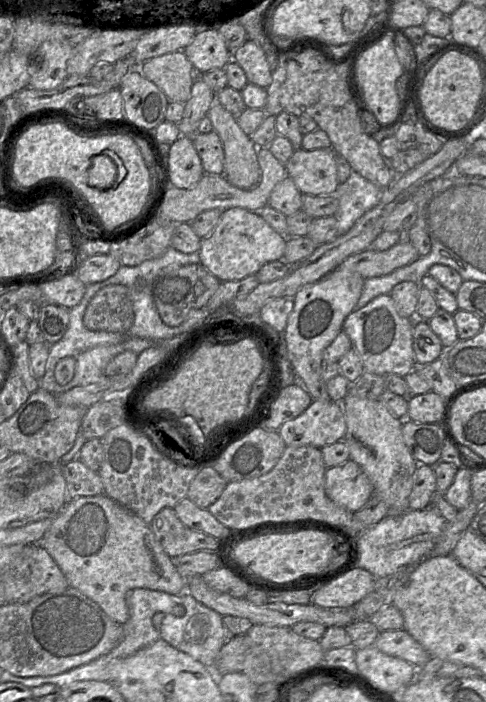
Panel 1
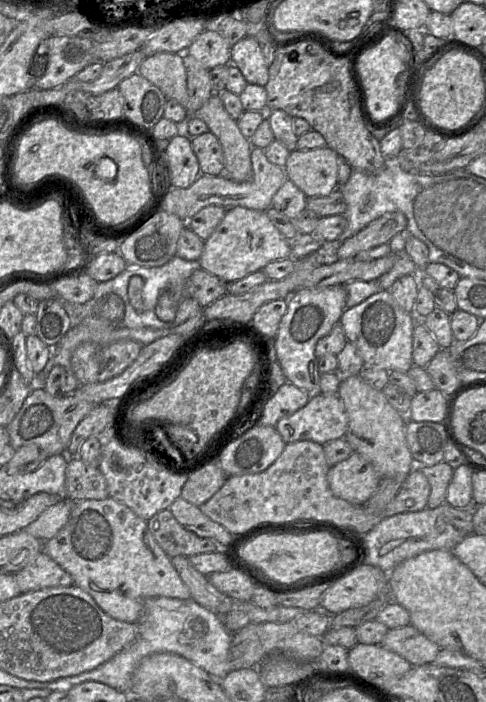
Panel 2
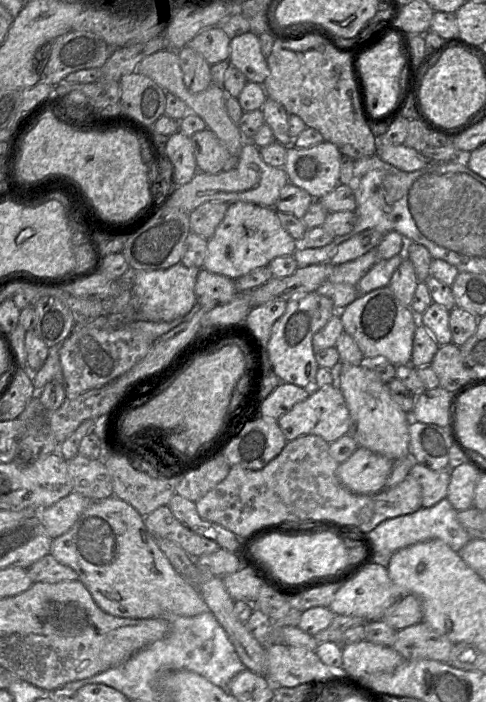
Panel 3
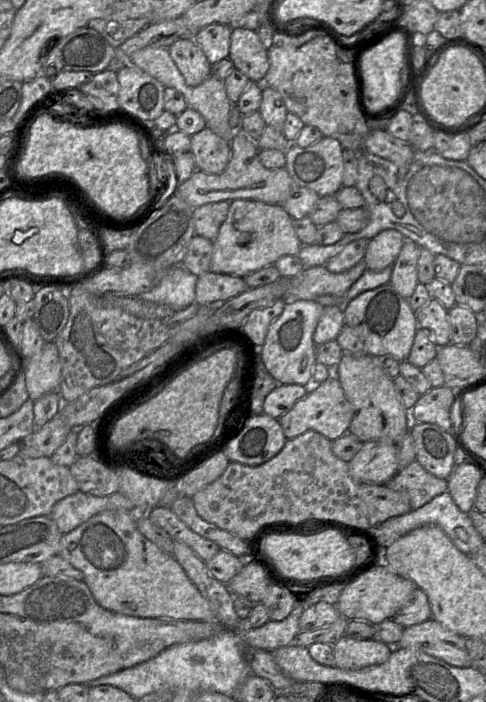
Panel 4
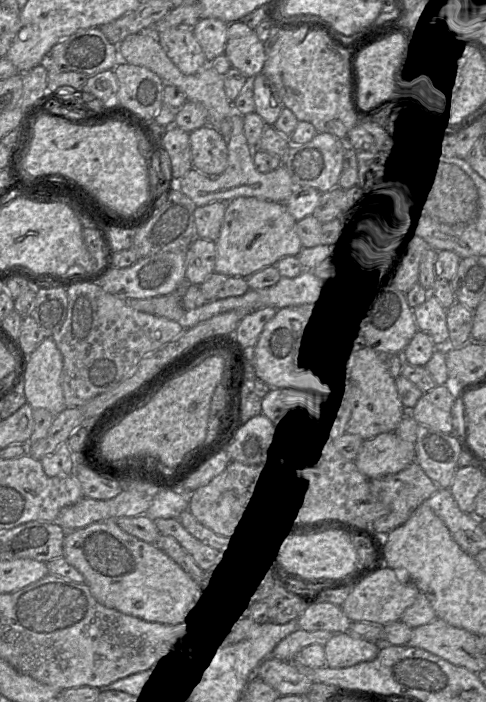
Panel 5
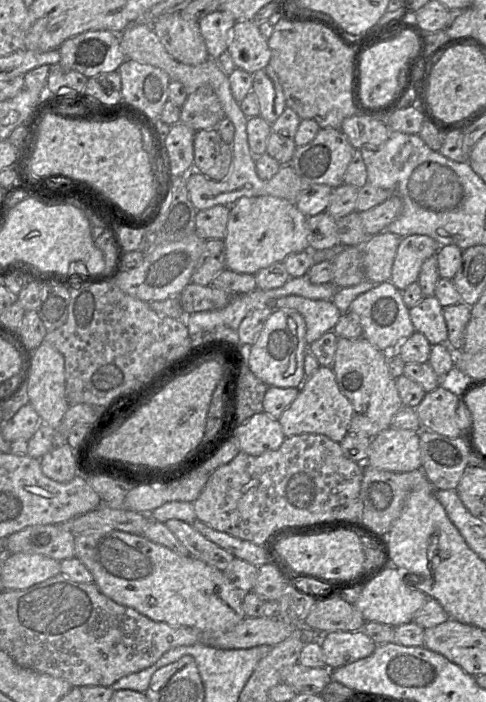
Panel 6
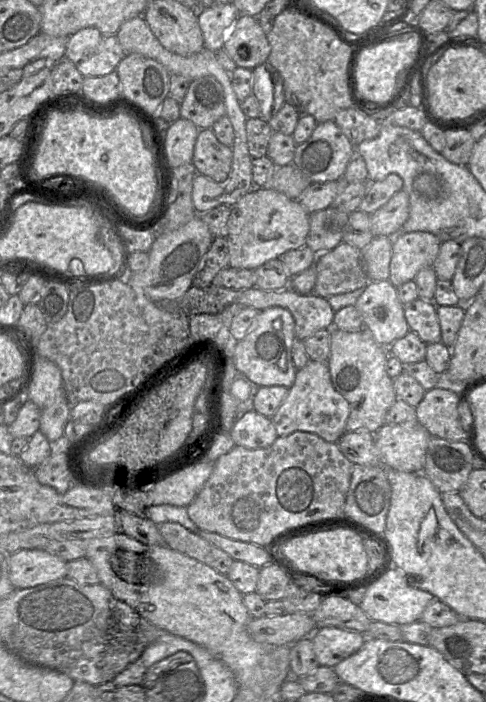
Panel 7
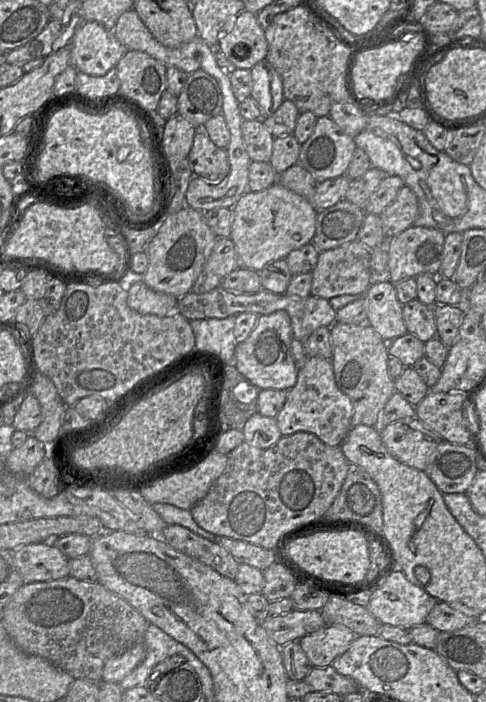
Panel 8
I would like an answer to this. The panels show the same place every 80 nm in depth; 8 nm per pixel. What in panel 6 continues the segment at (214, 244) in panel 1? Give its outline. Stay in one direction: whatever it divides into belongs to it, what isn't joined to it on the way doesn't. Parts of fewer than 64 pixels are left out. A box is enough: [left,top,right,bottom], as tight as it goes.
[224,195,309,275]

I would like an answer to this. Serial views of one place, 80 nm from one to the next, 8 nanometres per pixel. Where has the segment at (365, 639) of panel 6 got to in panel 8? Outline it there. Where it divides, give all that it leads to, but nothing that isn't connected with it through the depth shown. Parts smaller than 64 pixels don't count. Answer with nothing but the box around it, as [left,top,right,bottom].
[298,625,355,668]

